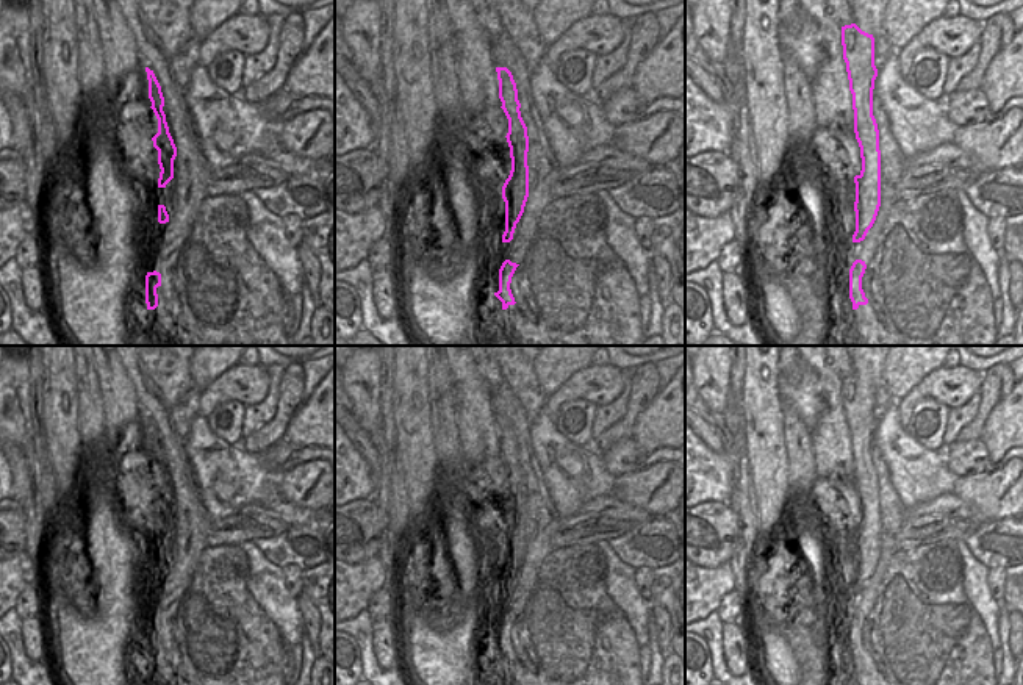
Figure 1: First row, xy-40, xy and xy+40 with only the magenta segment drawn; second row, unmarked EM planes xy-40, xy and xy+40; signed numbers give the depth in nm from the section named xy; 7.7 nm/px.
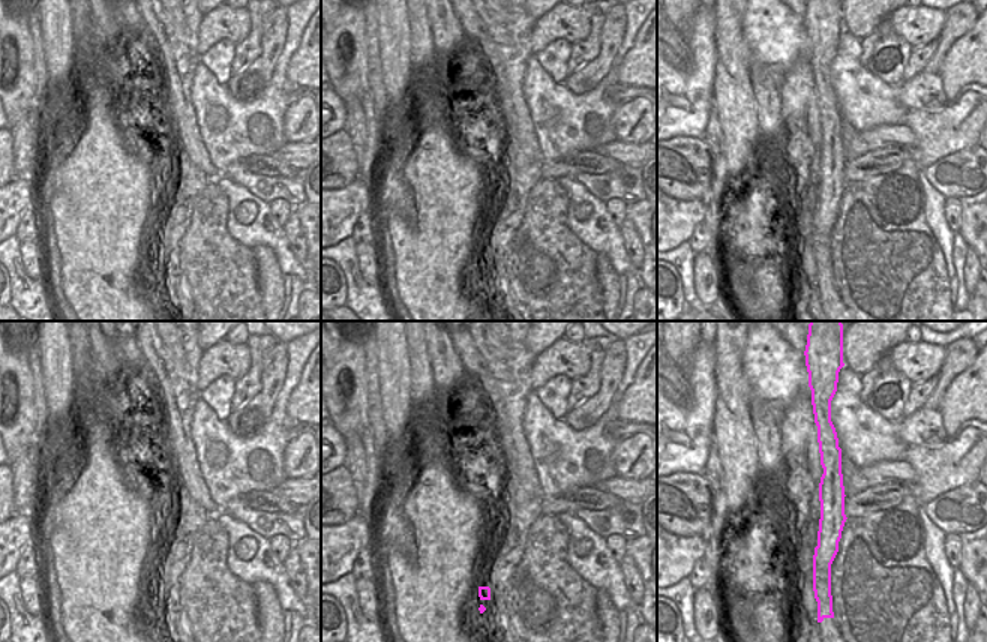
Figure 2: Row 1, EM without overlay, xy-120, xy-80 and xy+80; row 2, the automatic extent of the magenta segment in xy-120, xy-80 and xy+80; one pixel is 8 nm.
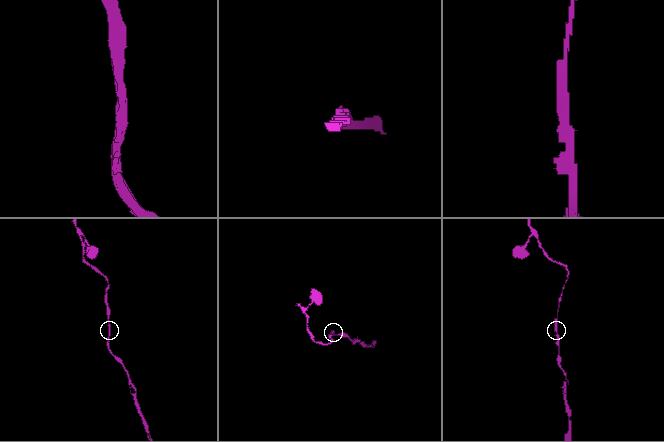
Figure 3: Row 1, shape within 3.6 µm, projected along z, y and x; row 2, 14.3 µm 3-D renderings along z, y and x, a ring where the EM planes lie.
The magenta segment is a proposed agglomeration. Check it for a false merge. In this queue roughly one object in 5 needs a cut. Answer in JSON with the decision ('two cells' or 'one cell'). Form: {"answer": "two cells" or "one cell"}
{"answer": "one cell"}

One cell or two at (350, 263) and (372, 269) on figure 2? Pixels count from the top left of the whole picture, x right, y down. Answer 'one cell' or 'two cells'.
two cells

